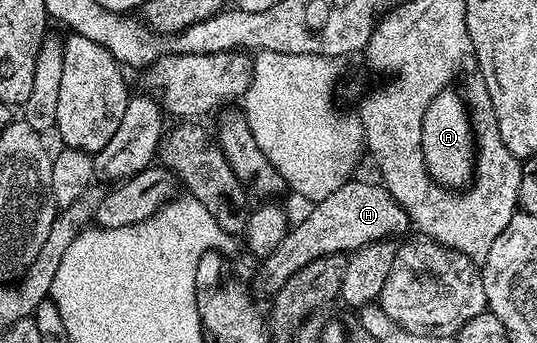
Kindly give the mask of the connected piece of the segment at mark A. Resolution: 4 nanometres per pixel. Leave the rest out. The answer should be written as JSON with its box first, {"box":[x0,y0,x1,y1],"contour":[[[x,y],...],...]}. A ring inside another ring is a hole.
{"box":[421,90,475,190],"contour":[[[454,90],[437,95],[423,114],[421,145],[425,151],[425,165],[431,178],[446,188],[460,190],[475,175],[475,125],[466,101]]]}

